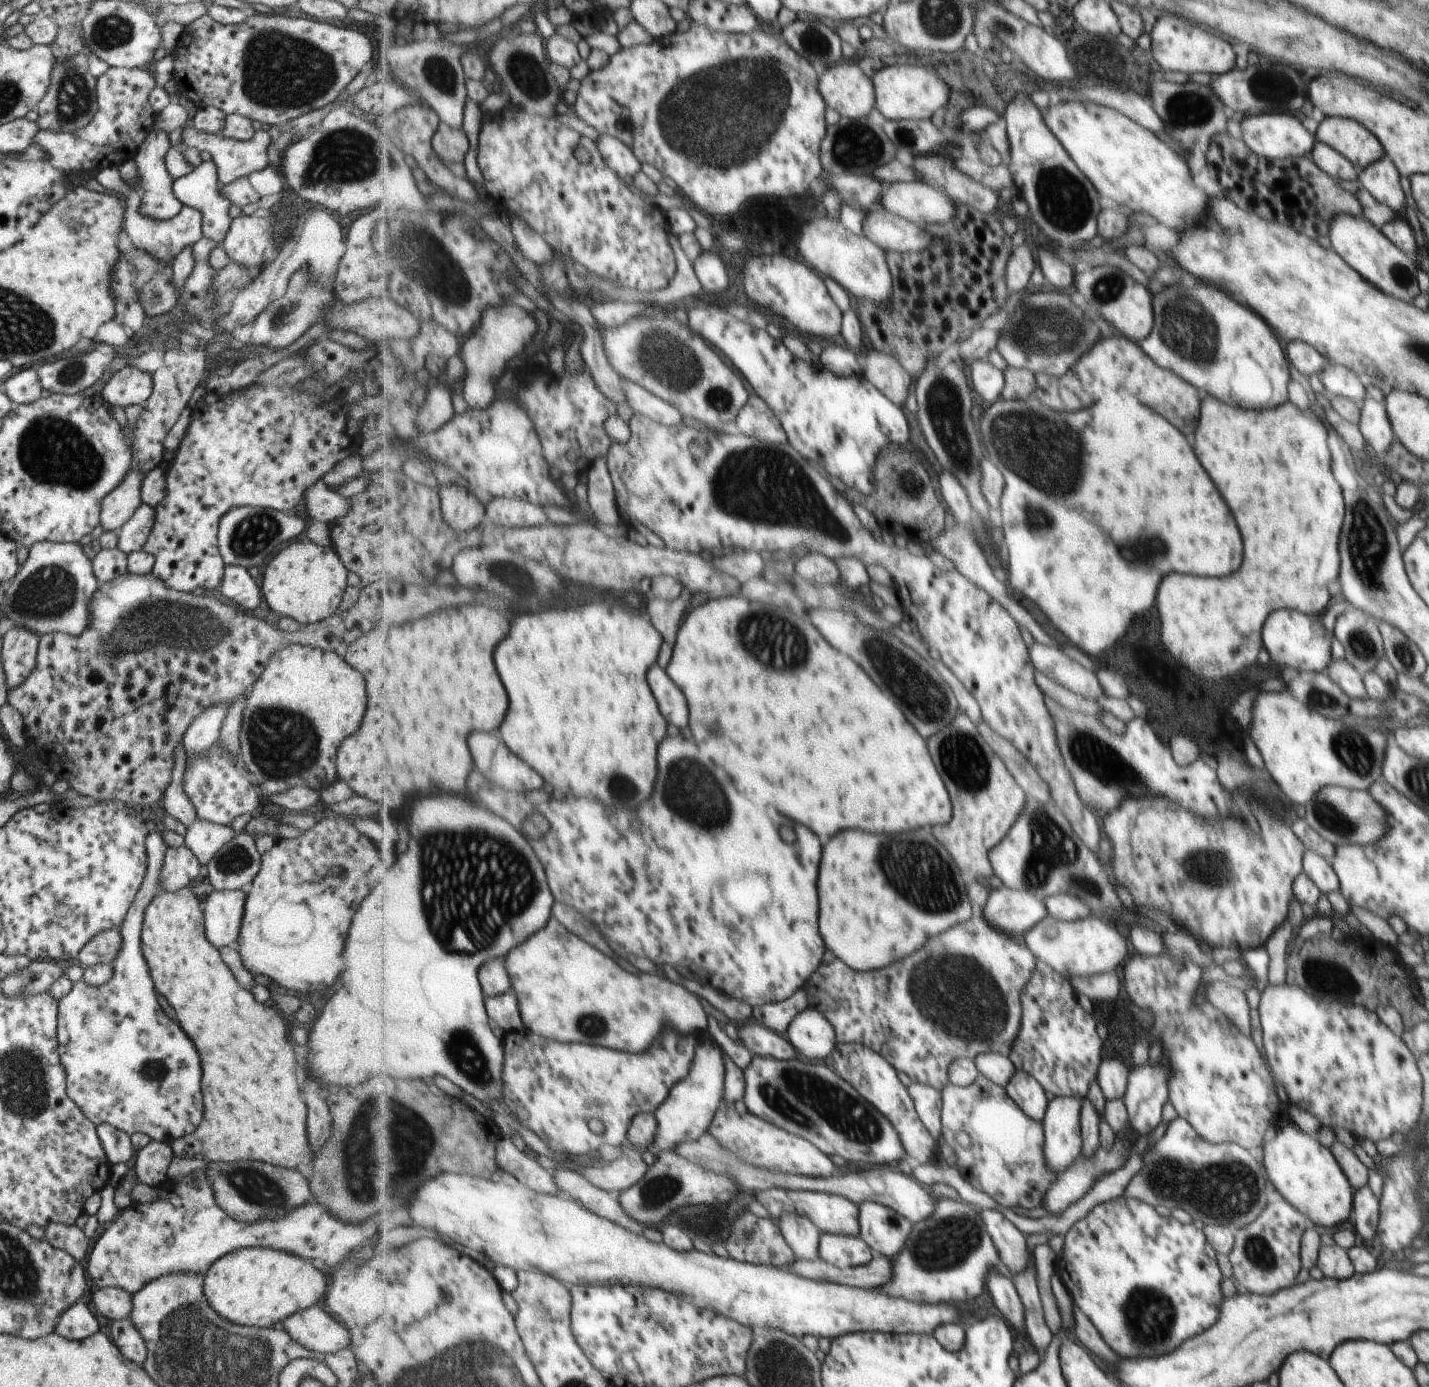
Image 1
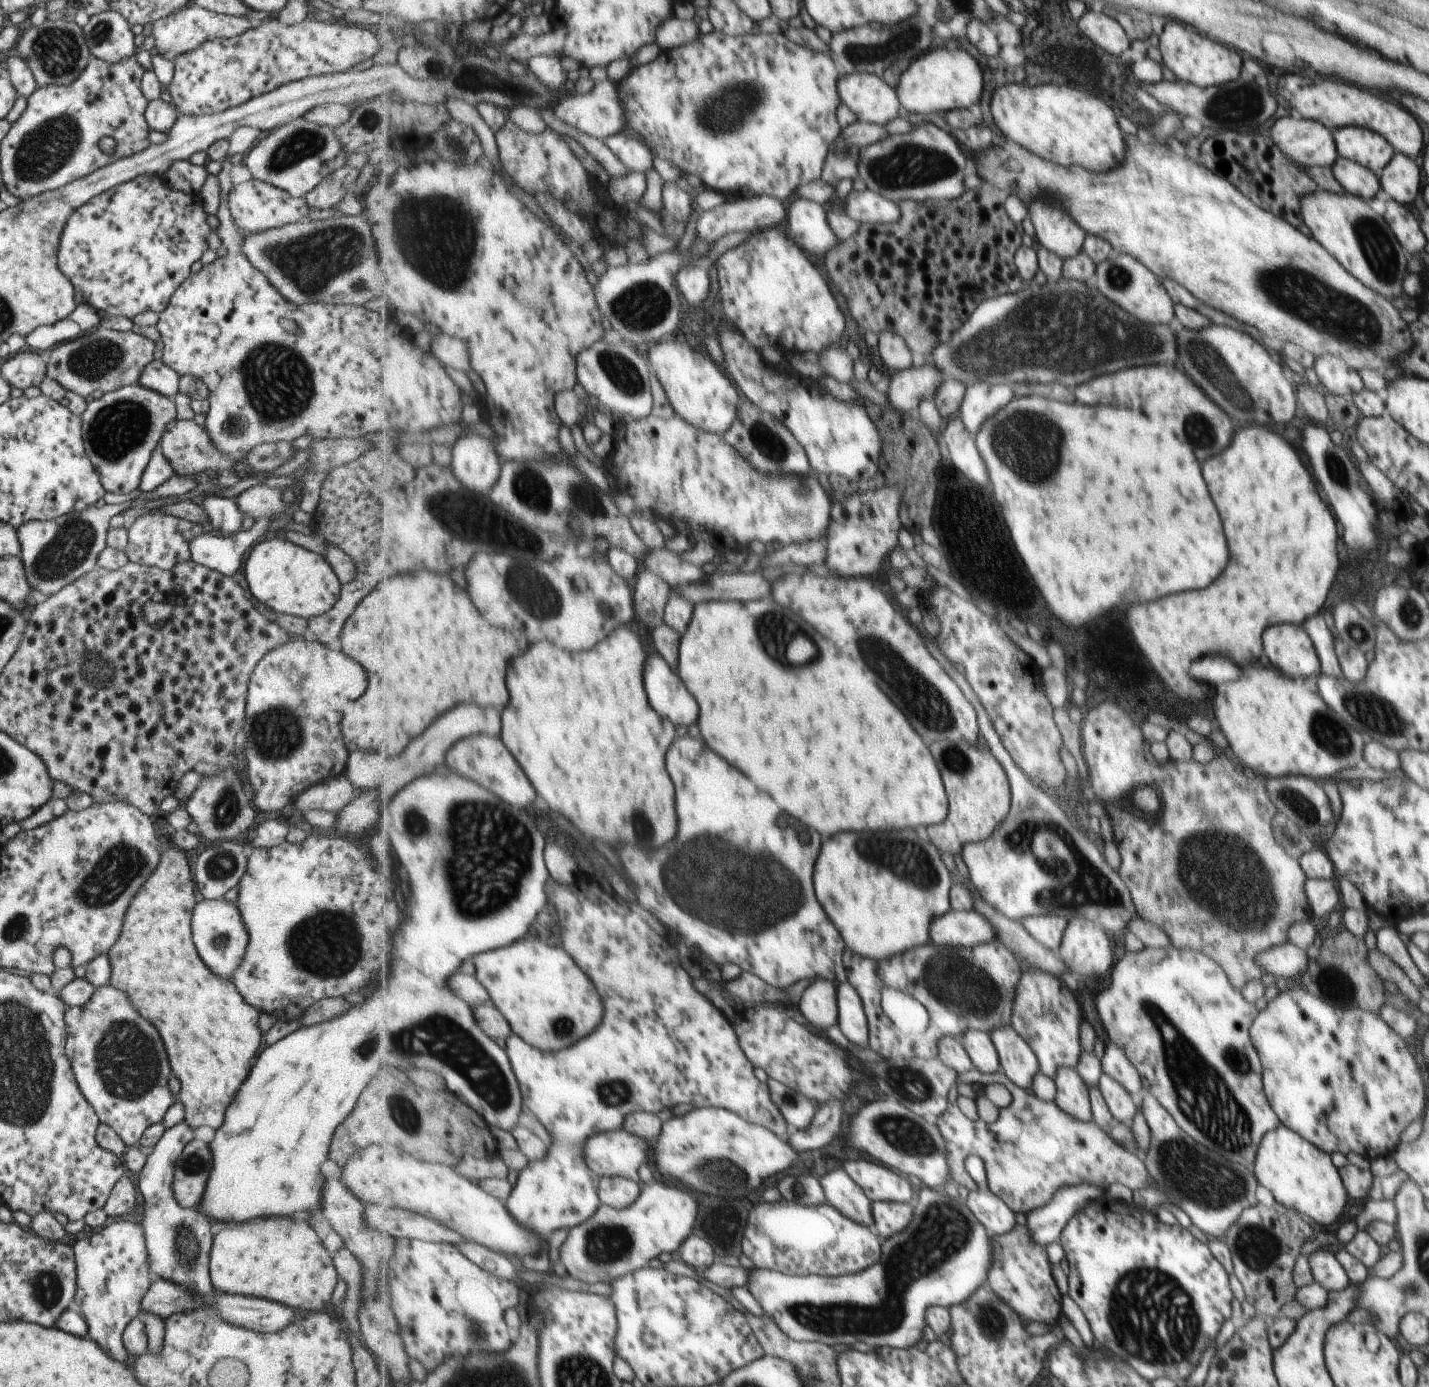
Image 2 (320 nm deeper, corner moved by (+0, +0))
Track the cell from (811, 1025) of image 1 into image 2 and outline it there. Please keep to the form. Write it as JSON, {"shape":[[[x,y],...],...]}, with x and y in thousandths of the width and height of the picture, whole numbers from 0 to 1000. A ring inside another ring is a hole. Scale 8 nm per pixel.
{"shape":[[[571,707],[562,714],[559,728],[572,743],[577,743],[588,737],[586,711],[586,707]]]}

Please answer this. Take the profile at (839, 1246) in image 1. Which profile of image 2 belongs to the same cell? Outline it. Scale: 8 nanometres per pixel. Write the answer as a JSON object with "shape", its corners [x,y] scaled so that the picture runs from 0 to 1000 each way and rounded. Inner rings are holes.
{"shape":[[[547,865],[526,871],[519,900],[528,913],[551,919],[588,921],[603,918],[614,911],[617,906],[617,892],[579,867],[563,869]]]}

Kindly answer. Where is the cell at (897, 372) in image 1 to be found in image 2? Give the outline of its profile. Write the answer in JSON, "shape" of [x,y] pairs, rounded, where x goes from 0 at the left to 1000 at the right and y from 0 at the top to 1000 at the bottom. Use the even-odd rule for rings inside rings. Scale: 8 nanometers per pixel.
{"shape":[[[624,238],[615,241],[615,254],[619,263],[625,267],[635,267],[640,264],[640,255],[633,243]]]}

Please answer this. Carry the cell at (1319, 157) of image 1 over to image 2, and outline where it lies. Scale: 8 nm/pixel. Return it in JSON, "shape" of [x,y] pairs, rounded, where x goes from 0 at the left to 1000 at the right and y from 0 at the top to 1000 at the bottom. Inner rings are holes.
{"shape":[[[937,113],[930,122],[933,125],[938,138],[950,141],[955,143],[955,145],[961,143],[966,136],[964,128],[957,121],[946,115]]]}

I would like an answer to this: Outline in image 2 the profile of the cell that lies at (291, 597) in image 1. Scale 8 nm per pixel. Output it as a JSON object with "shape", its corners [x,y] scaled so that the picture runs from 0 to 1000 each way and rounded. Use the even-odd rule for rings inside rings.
{"shape":[[[194,384],[192,388],[180,391],[170,406],[170,415],[176,428],[181,434],[195,443],[213,446],[226,443],[239,428],[239,421],[226,401],[206,393]]]}

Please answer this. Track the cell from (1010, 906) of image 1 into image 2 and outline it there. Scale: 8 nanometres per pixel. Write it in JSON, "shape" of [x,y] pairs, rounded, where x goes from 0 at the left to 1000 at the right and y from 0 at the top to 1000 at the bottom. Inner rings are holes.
{"shape":[[[666,655],[659,661],[654,662],[653,667],[651,668],[650,681],[656,681],[656,683],[668,682],[677,683],[696,677],[698,678],[698,676],[693,665],[691,665],[691,663],[682,656],[670,658]]]}

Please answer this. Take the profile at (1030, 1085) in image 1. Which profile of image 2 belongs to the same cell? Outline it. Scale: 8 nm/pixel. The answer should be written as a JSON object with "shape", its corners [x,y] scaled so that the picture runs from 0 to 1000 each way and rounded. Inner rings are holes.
{"shape":[[[707,739],[694,743],[693,747],[698,759],[701,771],[711,782],[717,785],[722,784],[724,775],[729,769],[724,756]]]}

